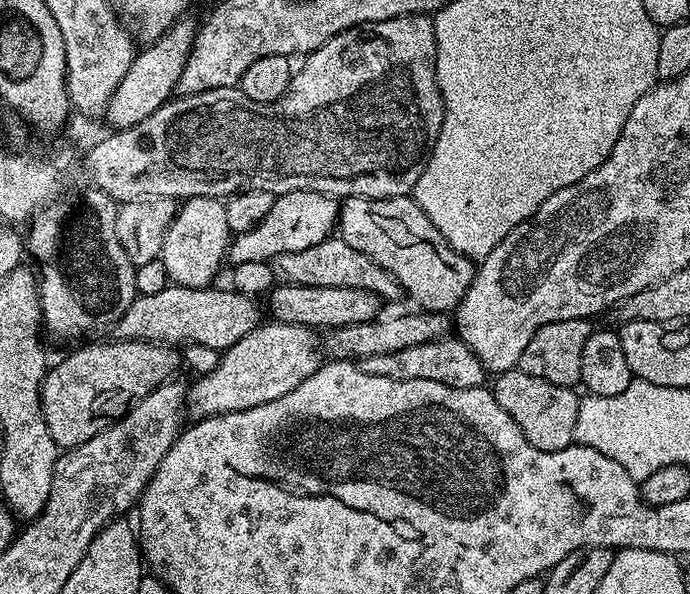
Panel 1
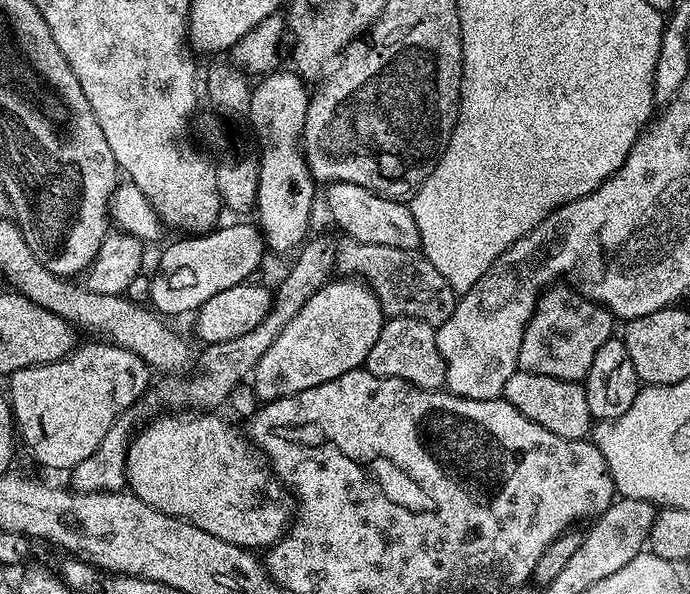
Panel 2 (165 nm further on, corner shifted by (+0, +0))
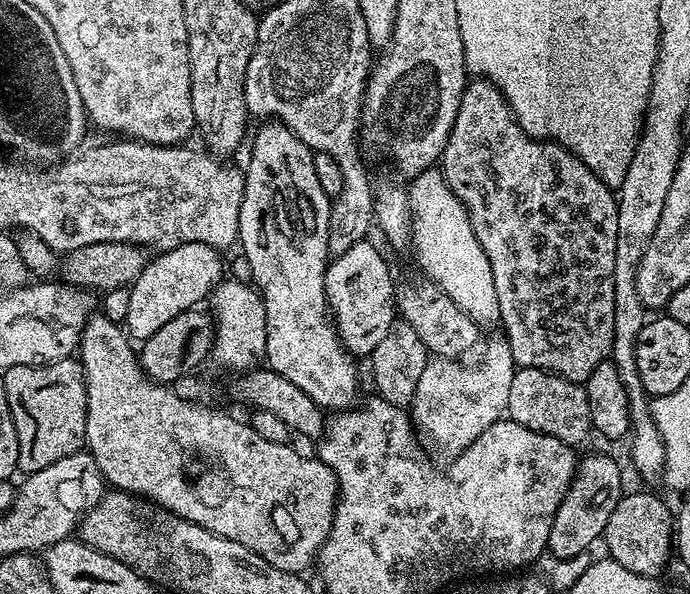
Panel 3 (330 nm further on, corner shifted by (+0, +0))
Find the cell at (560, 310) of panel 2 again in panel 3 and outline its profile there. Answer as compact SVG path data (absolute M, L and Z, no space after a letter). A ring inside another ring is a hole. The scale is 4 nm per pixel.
M483 78L465 83L454 124L448 132L448 141L440 152L438 167L448 183L448 189L464 203L468 221L474 230L474 238L478 238L478 246L482 246L486 258L490 258L490 274L494 274L494 294L498 294L499 323L504 324L502 335L508 341L517 365L521 368L541 368L555 376L573 380L576 384L584 384L598 365L609 359L614 342L614 254L618 242L618 210L613 189L601 182L599 176L595 176L574 153L561 144L555 144L553 140L535 140L528 136L516 121L508 103L504 101L504 95Z

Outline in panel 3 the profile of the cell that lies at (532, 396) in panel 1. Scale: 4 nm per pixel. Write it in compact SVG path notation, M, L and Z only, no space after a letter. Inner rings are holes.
M517 367L514 382L510 382L507 415L530 430L573 446L579 446L587 438L588 432L593 431L587 387L541 368Z

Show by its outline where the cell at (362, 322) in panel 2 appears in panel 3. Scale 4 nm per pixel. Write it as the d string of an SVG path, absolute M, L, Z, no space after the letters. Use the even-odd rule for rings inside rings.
M368 243L354 244L342 254L331 257L324 272L324 294L328 299L330 319L336 325L340 341L356 358L371 357L398 316L392 272L383 254Z

